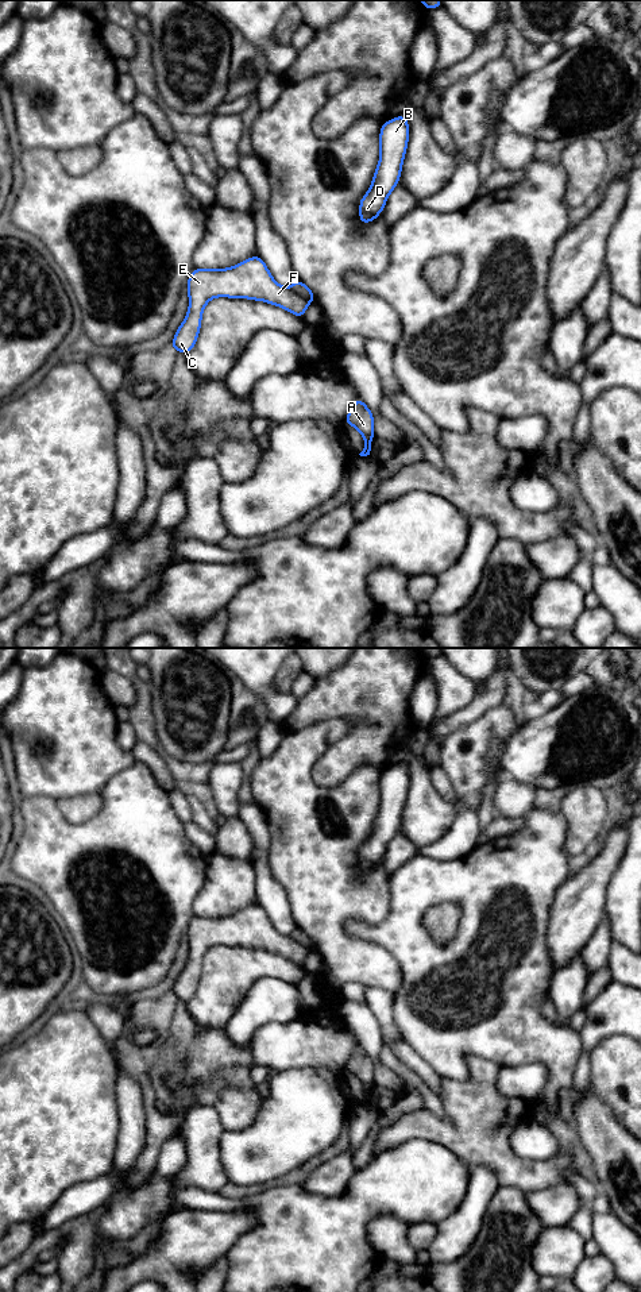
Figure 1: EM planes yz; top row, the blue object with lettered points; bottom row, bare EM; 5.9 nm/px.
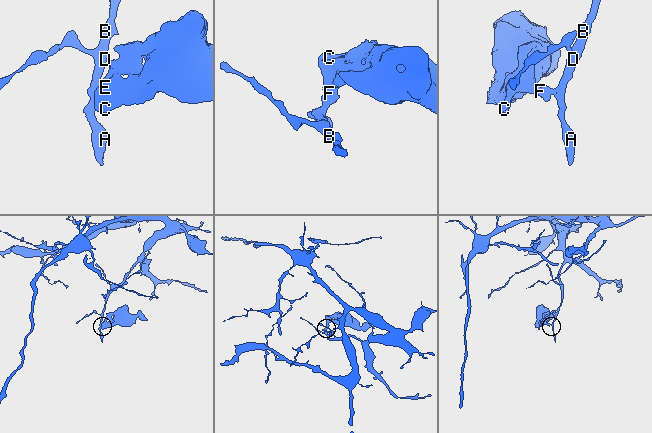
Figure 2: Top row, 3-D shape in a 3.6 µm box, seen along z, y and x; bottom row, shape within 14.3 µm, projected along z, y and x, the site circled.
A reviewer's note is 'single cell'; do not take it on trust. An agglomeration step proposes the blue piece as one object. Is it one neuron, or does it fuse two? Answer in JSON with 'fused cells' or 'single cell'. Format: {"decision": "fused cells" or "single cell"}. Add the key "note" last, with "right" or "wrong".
{"decision": "fused cells", "note": "wrong"}

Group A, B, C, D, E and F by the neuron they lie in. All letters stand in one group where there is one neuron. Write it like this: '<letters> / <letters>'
A B D / C E F

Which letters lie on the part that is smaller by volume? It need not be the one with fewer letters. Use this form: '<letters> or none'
C, E, F

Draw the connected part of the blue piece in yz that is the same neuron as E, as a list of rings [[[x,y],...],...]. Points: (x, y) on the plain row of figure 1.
[[[256,902],[228,917],[193,915],[186,938],[189,956],[173,984],[173,999],[188,1003],[198,988],[205,953],[215,945],[264,949],[304,967],[309,950],[291,936],[275,930],[263,907]]]

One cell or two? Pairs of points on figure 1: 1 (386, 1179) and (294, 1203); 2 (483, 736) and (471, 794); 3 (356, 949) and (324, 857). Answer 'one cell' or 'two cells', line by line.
1: one cell
2: one cell
3: one cell

